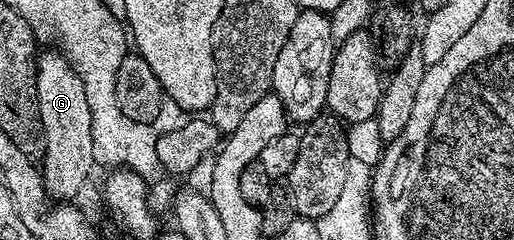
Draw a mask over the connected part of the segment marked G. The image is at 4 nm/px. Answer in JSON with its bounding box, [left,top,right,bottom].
[37,52,95,203]

